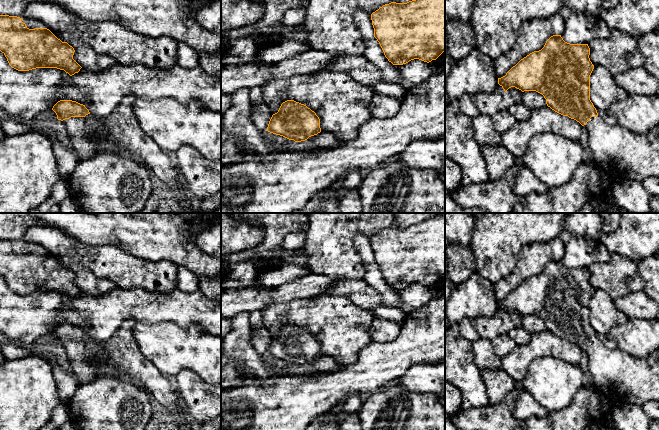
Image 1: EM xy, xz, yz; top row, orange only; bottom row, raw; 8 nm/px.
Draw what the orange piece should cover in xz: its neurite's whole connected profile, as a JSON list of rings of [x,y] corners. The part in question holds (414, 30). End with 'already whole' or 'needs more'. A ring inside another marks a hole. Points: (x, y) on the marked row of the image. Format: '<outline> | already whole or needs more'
[[[445,0],[391,2],[373,12],[371,20],[374,37],[393,65],[403,65],[414,59],[429,63],[445,51]]] | already whole

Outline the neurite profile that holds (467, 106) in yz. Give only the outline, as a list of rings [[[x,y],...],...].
[[[463,95],[459,100],[459,107],[461,112],[467,114],[471,119],[479,116],[481,113],[477,105],[472,101],[471,96]]]

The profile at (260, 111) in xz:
[[[252,86],[249,89],[251,120],[258,130],[266,131],[272,117],[270,107],[263,98],[262,86]]]

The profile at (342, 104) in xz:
[[[321,71],[289,79],[272,79],[265,82],[262,89],[263,98],[269,105],[272,115],[278,112],[283,102],[294,100],[316,113],[320,119],[321,132],[332,133],[343,143],[356,139],[360,128],[371,118],[370,103],[374,94],[373,88],[362,85],[343,72]]]

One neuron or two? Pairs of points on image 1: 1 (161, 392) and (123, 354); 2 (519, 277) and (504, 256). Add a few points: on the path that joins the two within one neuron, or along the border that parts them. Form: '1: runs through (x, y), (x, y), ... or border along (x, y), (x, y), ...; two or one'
1: runs through (152, 383), (132, 363); one
2: border along (522, 247), (513, 270), (494, 283); two

